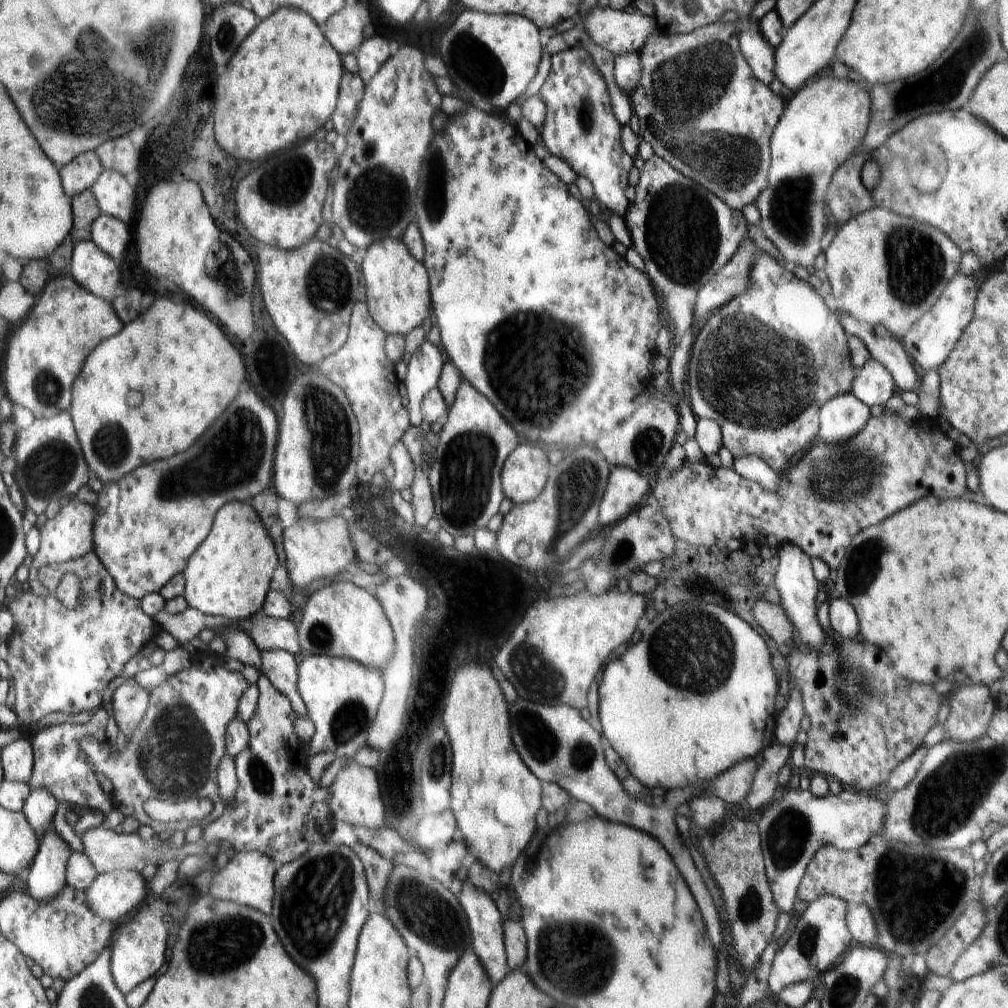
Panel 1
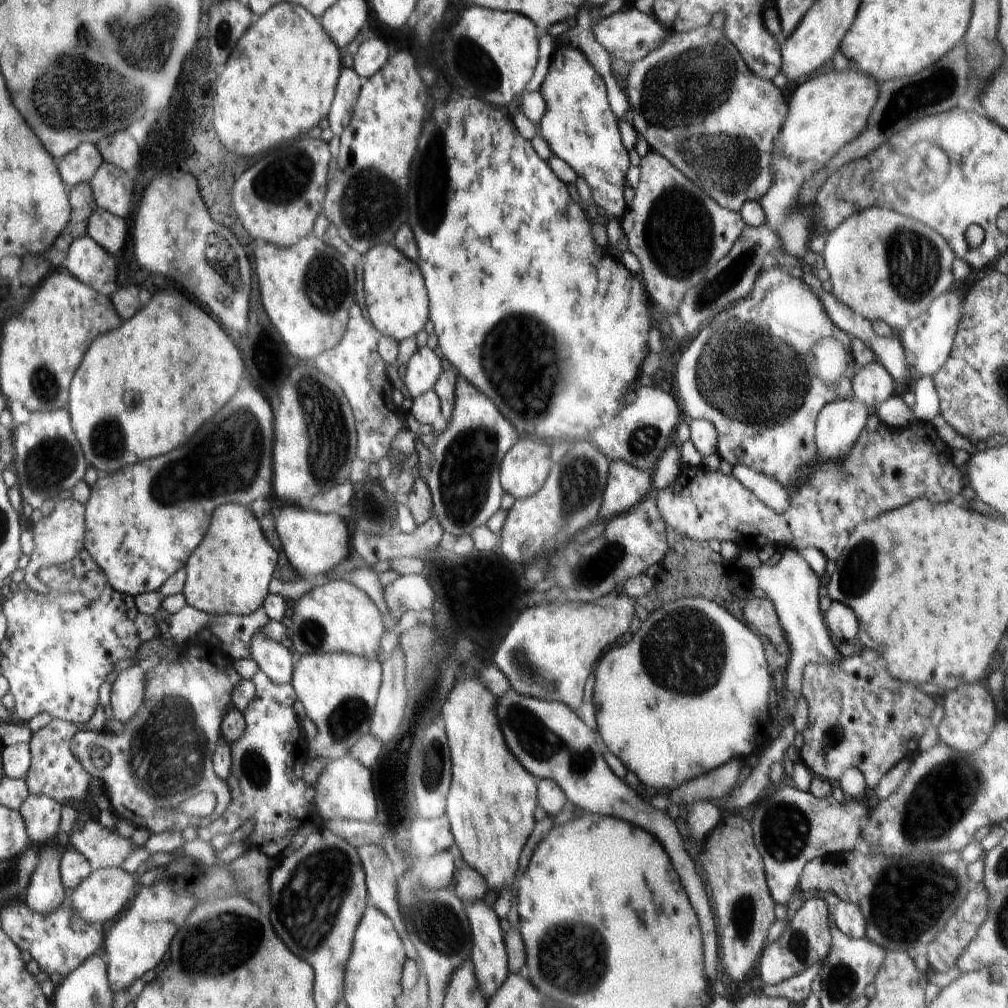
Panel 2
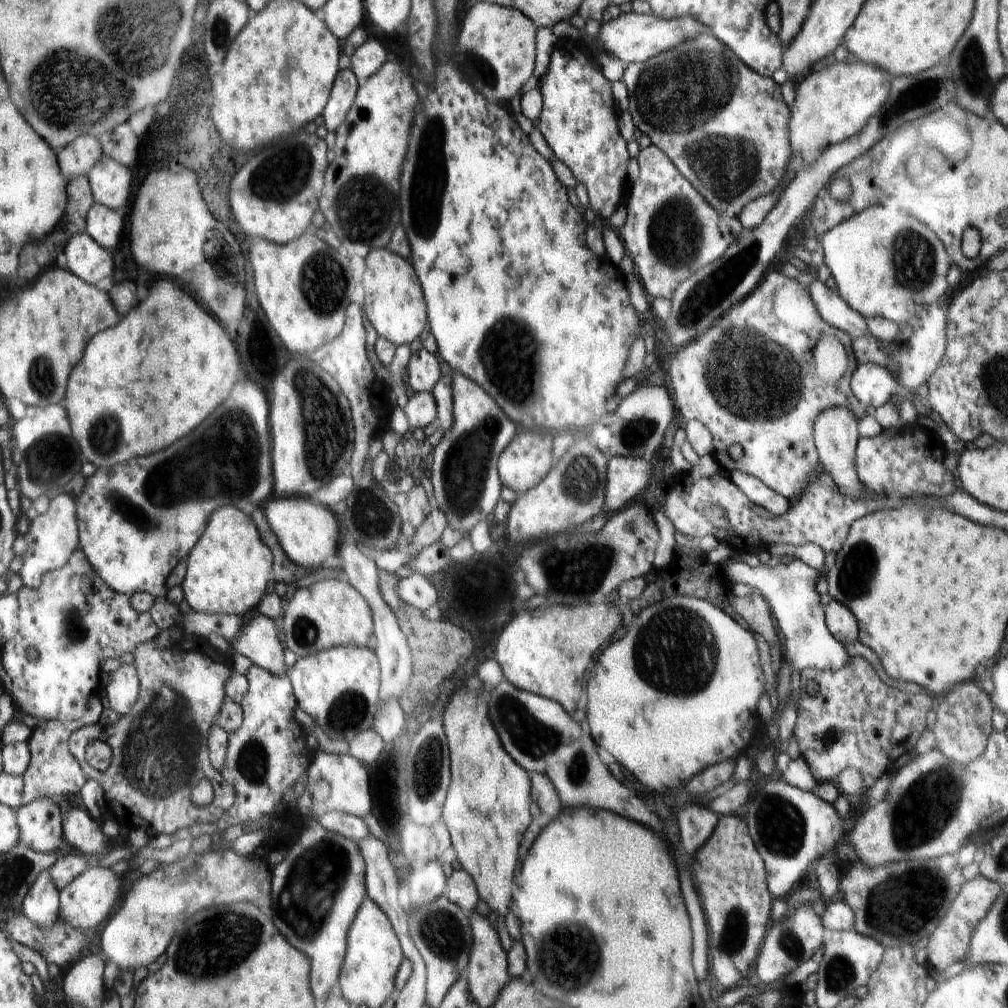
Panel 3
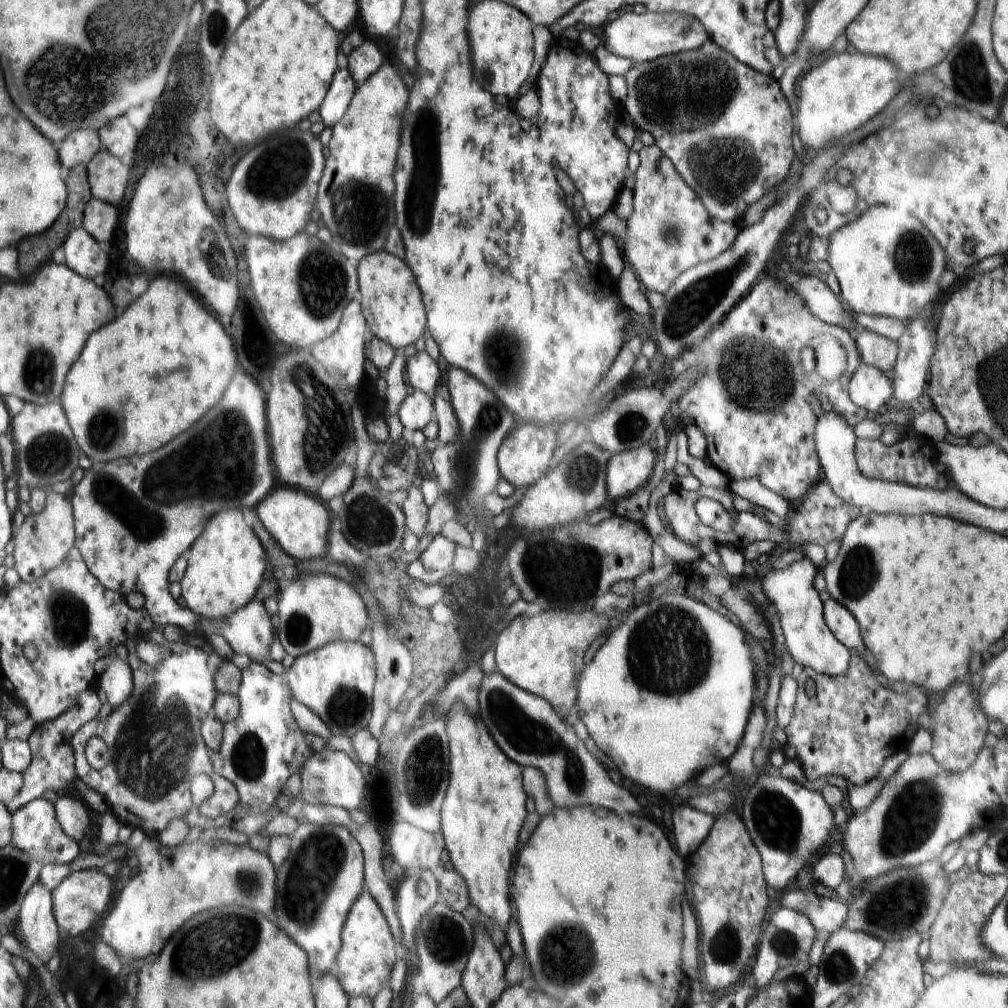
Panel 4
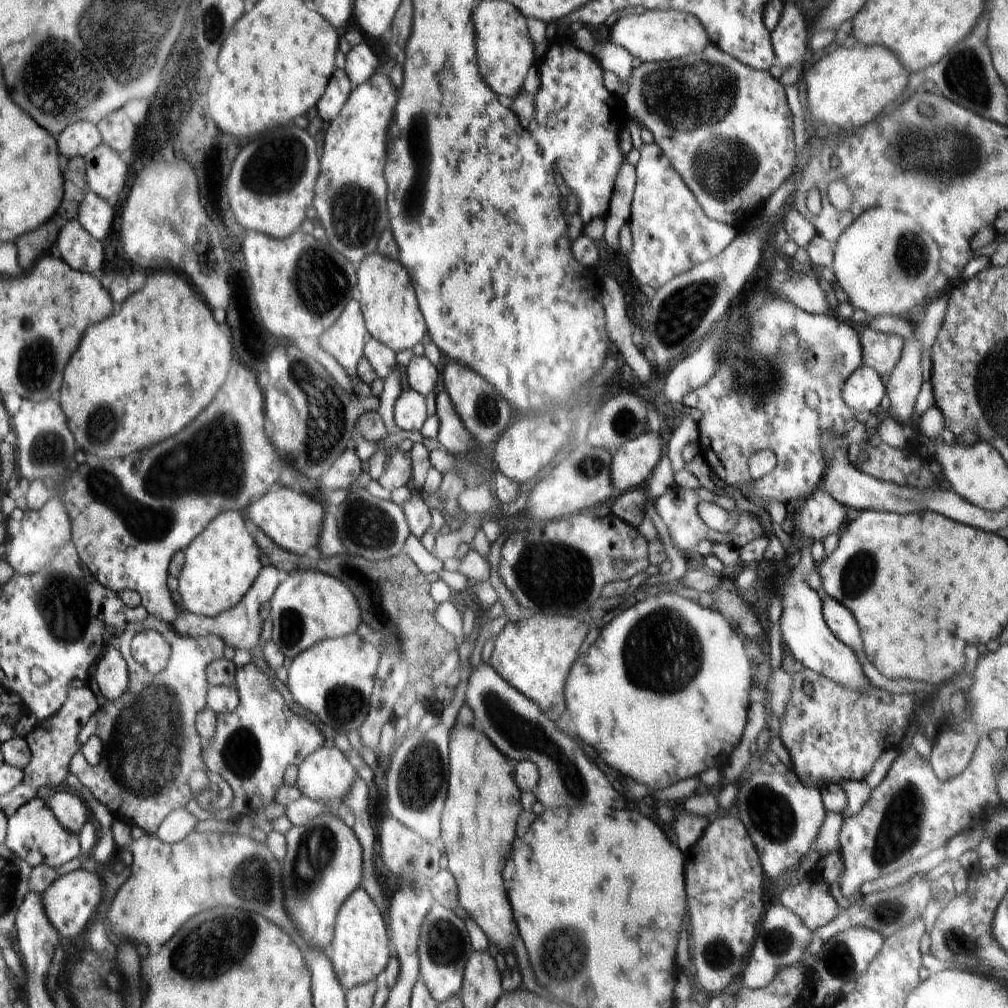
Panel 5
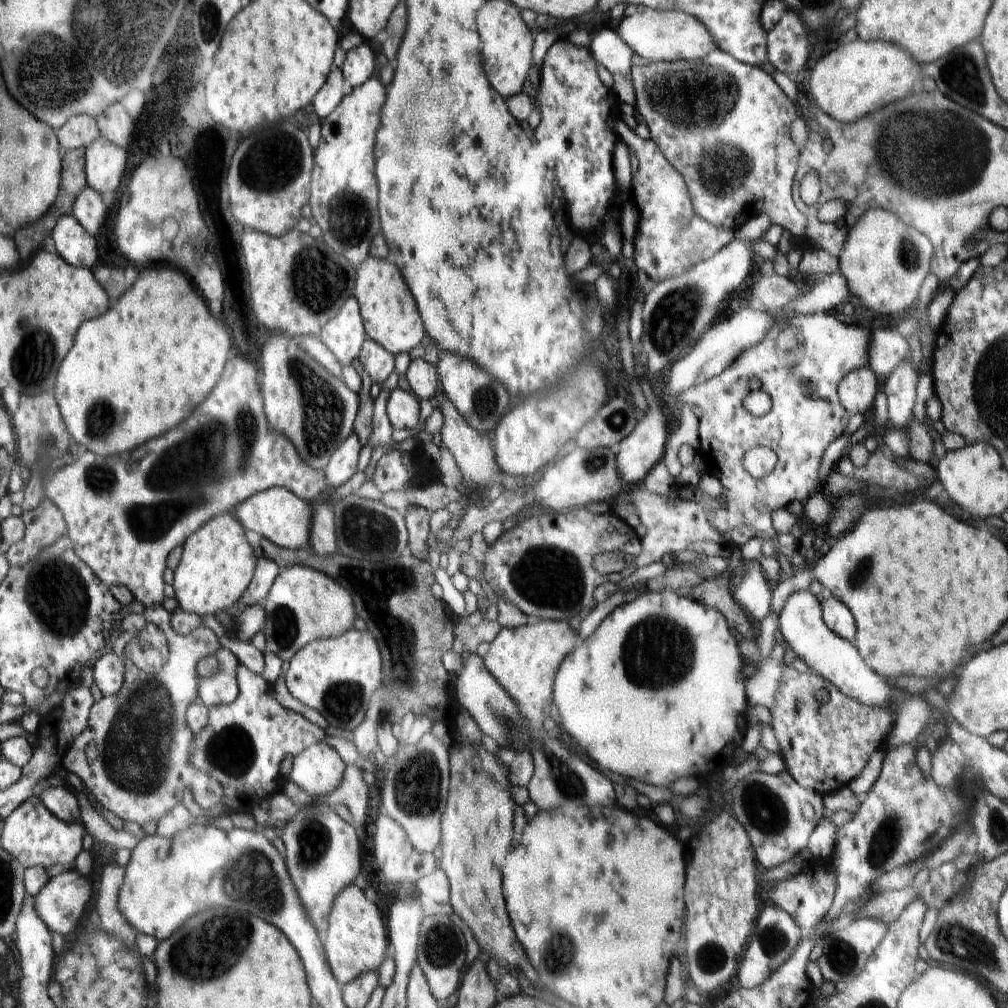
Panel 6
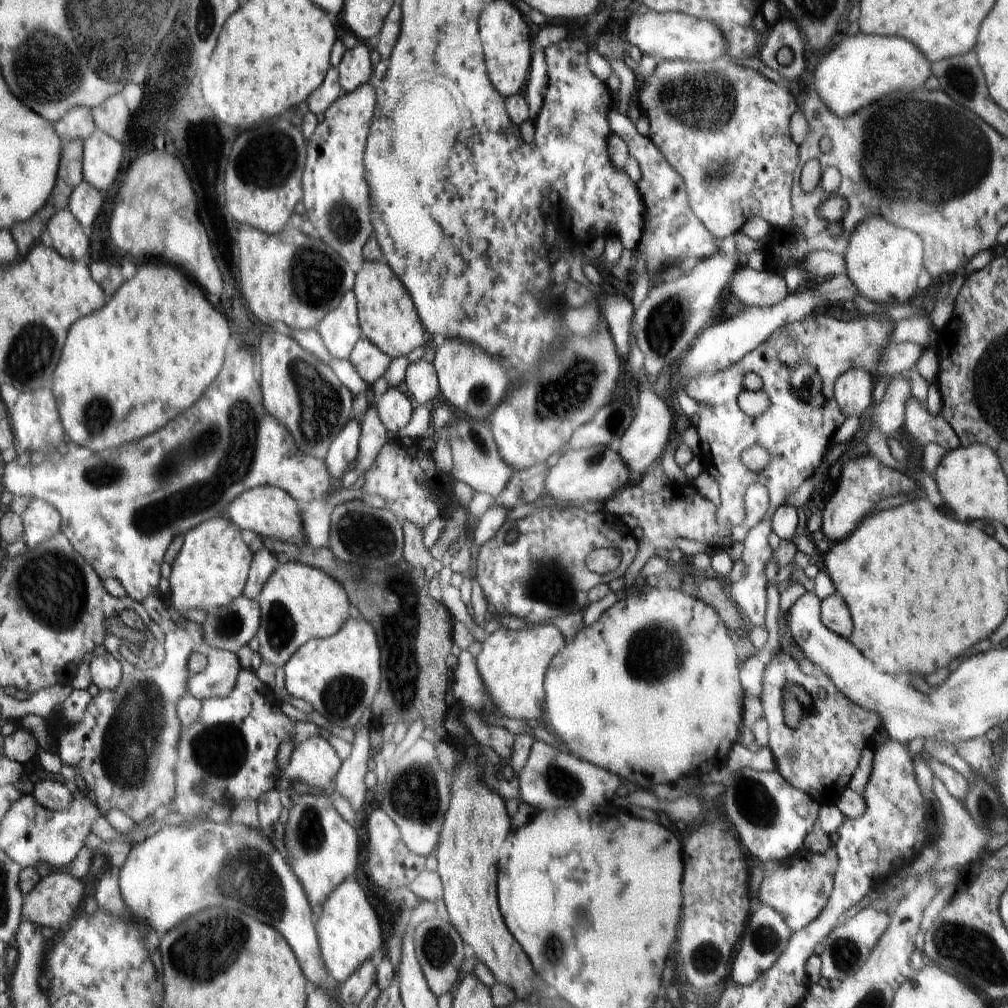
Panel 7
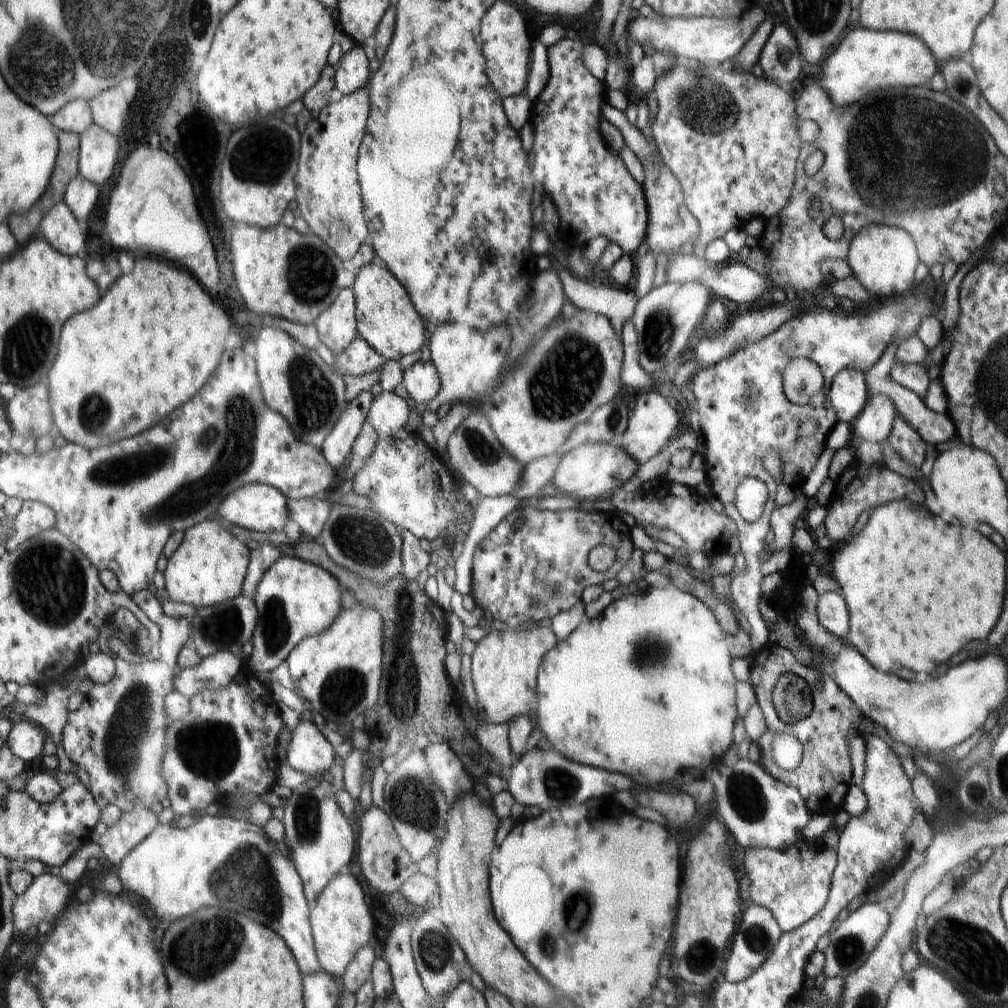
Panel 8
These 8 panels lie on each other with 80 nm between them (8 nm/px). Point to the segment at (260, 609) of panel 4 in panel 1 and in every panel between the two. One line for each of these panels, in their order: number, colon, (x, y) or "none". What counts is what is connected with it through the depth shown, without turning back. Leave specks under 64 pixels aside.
1: (280, 667)
2: (275, 659)
3: (259, 641)

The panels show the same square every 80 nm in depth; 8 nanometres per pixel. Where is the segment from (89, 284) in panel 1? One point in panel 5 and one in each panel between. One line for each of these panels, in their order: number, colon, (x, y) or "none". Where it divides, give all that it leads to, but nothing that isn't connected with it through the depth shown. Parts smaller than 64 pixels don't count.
2: (86, 260)
3: (87, 259)
4: (80, 252)
5: (75, 245)

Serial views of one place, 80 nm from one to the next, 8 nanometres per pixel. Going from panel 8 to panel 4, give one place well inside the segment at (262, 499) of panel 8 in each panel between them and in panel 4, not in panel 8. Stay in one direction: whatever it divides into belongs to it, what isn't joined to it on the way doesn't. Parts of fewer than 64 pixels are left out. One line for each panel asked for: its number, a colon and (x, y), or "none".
4: (299, 523)
5: (293, 520)
6: (279, 515)
7: (271, 512)

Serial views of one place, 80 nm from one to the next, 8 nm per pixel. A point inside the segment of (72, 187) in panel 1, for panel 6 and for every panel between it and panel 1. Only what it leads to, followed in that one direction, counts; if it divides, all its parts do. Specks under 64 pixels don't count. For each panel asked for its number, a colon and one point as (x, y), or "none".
2: (79, 166)
3: (77, 158)
4: (80, 146)
5: (81, 138)
6: (79, 132)

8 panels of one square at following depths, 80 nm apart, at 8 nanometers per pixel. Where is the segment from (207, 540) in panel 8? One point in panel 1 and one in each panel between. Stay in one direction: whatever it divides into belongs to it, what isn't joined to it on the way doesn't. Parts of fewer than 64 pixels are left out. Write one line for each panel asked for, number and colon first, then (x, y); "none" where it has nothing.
1: (229, 577)
2: (230, 573)
3: (228, 573)
4: (224, 573)
5: (222, 566)
6: (217, 564)
7: (210, 570)

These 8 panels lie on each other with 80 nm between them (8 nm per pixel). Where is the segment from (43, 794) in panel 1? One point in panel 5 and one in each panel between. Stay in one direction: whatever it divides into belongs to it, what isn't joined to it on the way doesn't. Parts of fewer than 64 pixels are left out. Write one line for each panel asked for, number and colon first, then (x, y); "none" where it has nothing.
2: (41, 813)
3: (39, 822)
4: (37, 832)
5: (34, 833)

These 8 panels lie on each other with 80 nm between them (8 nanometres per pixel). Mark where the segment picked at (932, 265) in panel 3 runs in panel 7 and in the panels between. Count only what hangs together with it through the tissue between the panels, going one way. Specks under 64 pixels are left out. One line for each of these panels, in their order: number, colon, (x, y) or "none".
4: (889, 265)
5: (883, 262)
6: (883, 260)
7: (884, 261)

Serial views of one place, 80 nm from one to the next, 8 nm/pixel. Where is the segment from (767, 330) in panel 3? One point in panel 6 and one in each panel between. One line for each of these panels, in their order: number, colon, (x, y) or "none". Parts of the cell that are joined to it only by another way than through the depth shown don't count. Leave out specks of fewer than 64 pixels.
4: (749, 402)
5: (755, 401)
6: (806, 415)

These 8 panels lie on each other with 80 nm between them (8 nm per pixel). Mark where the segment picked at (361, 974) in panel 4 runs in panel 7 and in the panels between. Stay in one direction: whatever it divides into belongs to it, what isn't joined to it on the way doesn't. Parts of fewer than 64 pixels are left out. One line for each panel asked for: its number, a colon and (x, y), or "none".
5: (360, 952)
6: (356, 942)
7: (349, 934)

